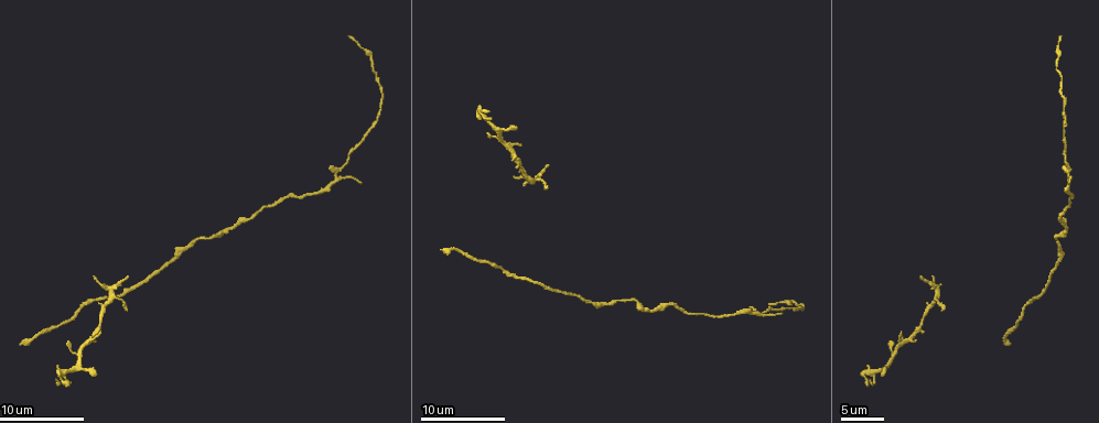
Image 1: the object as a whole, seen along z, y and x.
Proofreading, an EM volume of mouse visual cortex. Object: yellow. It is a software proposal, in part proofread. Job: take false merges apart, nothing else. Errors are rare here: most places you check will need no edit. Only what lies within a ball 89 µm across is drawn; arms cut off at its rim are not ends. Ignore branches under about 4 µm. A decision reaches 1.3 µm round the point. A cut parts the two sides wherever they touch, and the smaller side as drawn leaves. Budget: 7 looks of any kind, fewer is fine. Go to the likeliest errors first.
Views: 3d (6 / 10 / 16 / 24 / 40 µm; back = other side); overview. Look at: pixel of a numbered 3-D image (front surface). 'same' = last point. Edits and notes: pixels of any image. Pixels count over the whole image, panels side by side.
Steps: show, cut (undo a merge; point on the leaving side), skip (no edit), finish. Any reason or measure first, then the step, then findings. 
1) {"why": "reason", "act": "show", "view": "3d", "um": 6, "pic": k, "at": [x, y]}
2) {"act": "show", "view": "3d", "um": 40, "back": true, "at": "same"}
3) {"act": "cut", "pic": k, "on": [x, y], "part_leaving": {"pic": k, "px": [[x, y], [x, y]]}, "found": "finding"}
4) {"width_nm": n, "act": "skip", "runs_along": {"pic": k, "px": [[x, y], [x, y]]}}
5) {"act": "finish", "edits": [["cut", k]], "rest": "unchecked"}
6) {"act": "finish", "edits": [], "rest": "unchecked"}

{"why": "looks like a crossing", "act": "show", "view": "3d", "um": 16, "pic": 1, "at": [112, 291]}

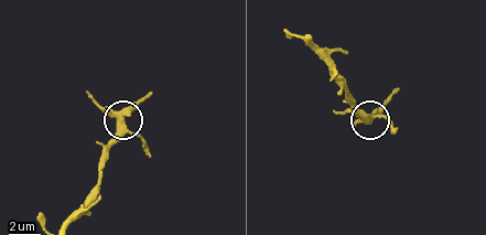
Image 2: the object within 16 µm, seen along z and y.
{"act": "show", "view": "3d", "um": 16, "back": true, "pic": 2, "at": [124, 121]}

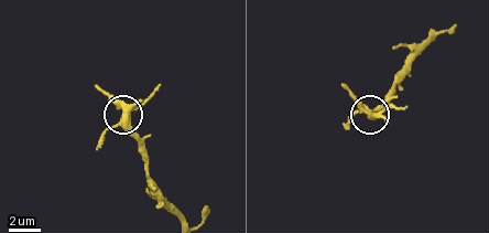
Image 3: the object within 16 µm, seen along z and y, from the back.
{"act": "skip", "found": "all the same cell"}

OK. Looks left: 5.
{"act": "show", "view": "3d", "um": 16, "pic": 1, "at": [501, 265]}

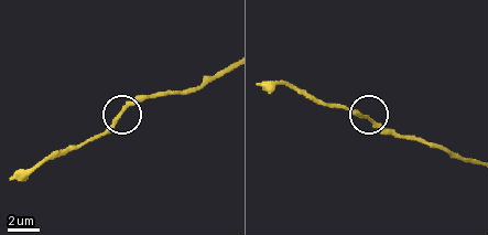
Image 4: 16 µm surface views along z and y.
{"act": "show", "view": "3d", "um": 16, "back": true, "pic": 4, "at": [367, 115]}

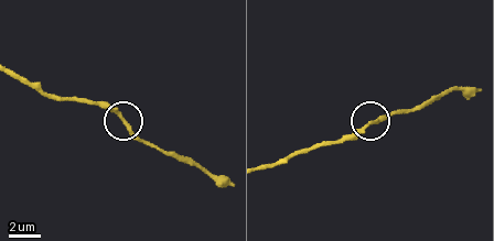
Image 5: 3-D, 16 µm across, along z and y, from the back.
{"width_nm": 220, "act": "skip", "runs_along": {"pic": 5, "px": [[266, 167], [294, 154], [350, 139], [369, 121], [396, 113]]}, "found": "continuous, no second cell"}

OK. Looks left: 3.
{"act": "show", "view": "3d", "um": 16, "pic": 1, "at": [178, 250]}

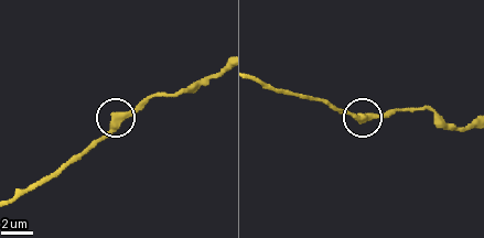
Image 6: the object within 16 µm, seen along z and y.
{"width_nm": 440, "act": "skip", "found": "one cell here"}

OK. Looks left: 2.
{"why": "three arms meet", "act": "show", "view": "3d", "um": 16, "pic": 1, "at": [508, 145]}

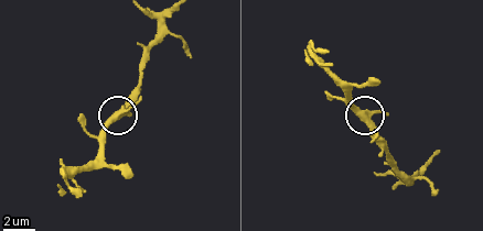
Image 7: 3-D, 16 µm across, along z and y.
{"arms": 3, "act": "skip", "found": "one cell here"}

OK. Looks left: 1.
{"act": "finish", "edits": [], "rest": "unchecked"}

